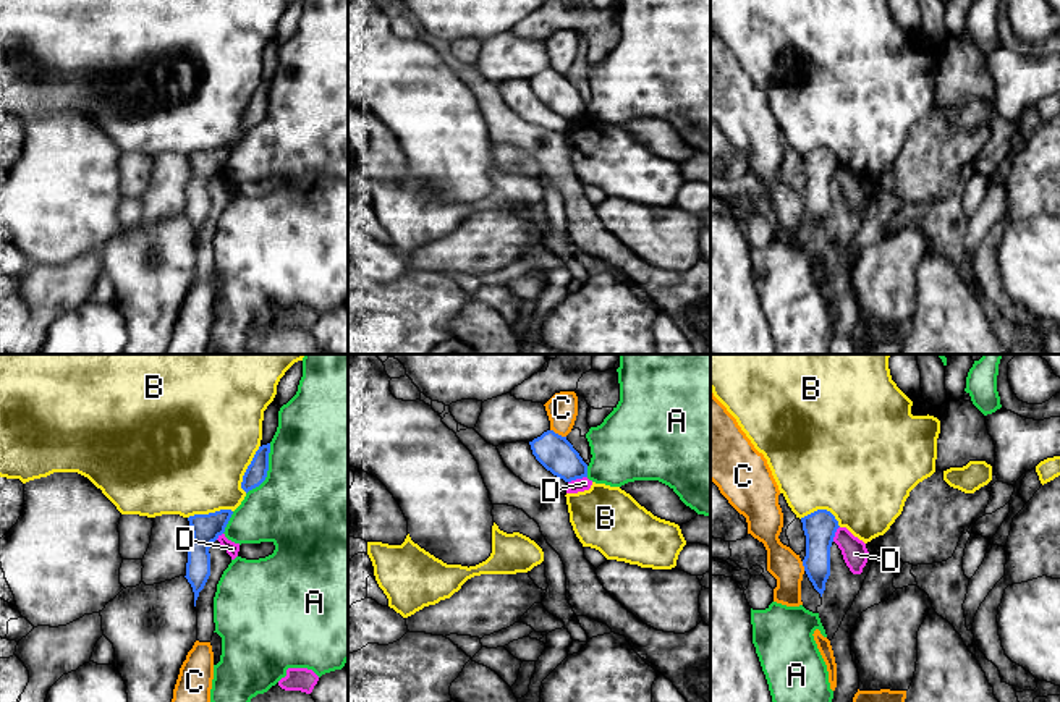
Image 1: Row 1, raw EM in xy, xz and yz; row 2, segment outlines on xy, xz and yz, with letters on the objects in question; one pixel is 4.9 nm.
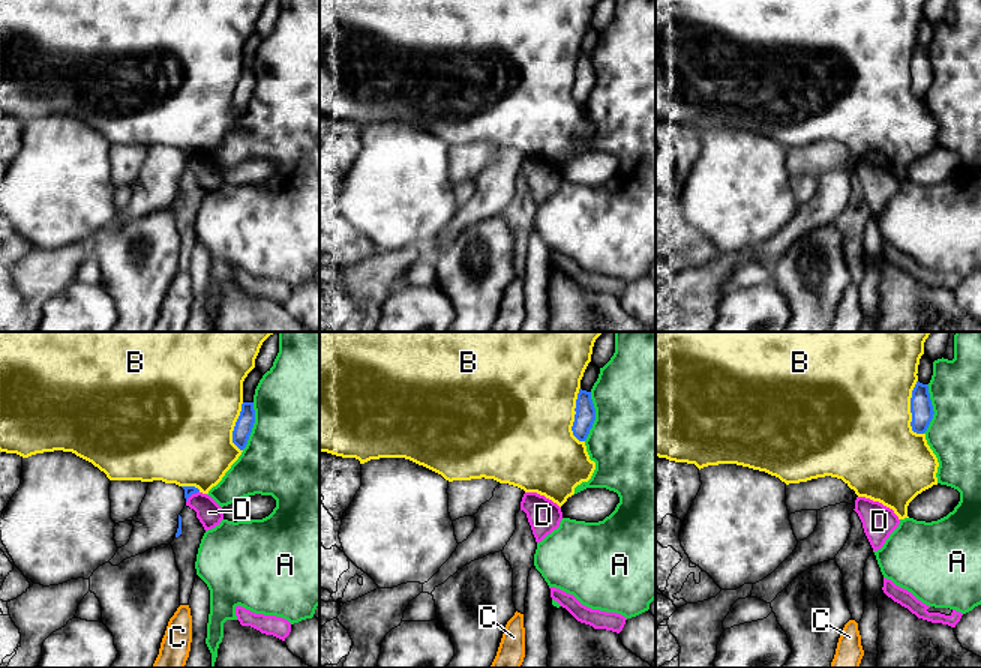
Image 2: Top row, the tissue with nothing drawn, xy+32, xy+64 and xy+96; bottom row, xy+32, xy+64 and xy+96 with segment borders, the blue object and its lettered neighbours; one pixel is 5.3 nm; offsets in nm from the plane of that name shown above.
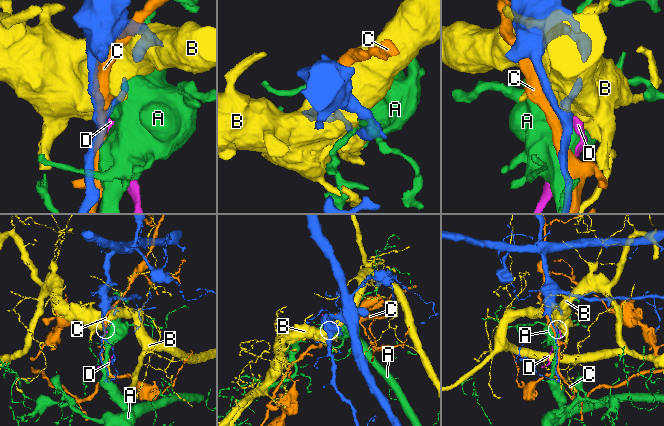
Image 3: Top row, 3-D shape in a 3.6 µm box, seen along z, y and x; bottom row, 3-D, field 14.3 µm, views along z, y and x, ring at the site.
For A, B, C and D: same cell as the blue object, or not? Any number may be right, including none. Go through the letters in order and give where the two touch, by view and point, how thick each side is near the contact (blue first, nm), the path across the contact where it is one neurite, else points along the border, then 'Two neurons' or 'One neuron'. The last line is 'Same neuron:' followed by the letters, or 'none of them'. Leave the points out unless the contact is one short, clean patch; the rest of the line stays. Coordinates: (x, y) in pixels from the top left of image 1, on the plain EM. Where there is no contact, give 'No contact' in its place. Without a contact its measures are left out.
A: Touches blue at xy (267, 107). Thickness 110 nm (blue) against 500 nm. Two neurons
B: Touches blue at xy (246, 107). Thickness 110 nm (blue) against 500 nm. Two neurons
C: Touches blue at xz (557, 71). Thickness 180 nm (blue) against 160 nm. Two neurons
D: Touches blue at xz (576, 115). Thickness 180 nm (blue) against 70 nm. Boundary: xz (586, 114), (568, 120). Two neurons
Same neuron: none of them

